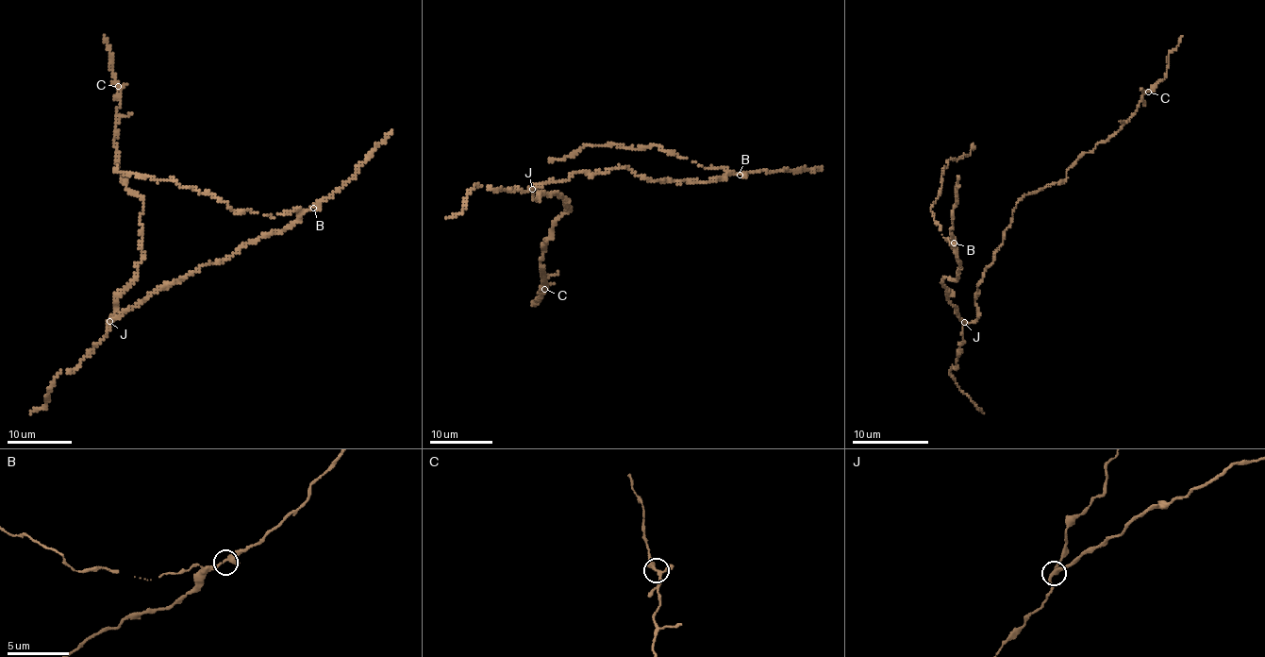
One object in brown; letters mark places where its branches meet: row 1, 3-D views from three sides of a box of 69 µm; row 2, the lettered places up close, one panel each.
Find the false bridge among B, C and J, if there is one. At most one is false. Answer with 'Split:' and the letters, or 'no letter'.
Split: no letter

